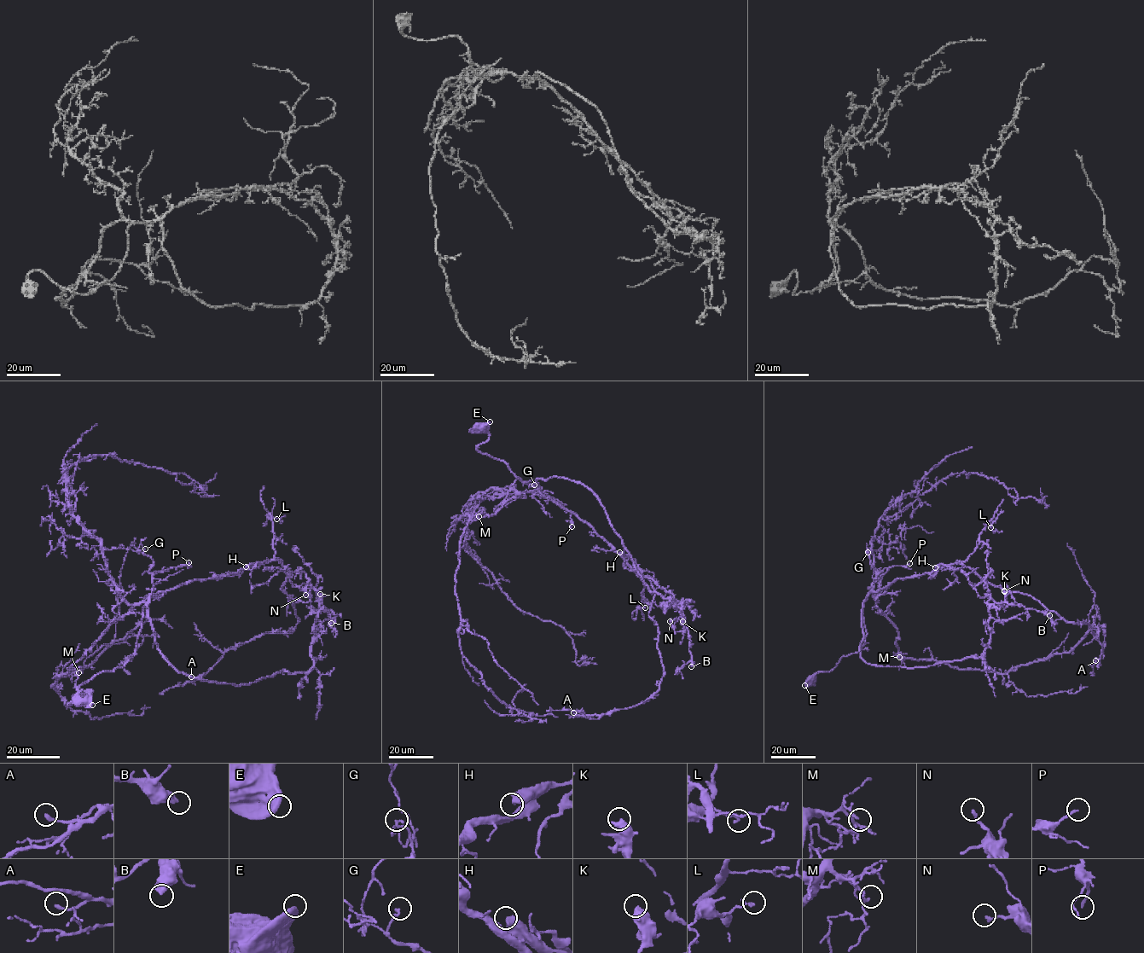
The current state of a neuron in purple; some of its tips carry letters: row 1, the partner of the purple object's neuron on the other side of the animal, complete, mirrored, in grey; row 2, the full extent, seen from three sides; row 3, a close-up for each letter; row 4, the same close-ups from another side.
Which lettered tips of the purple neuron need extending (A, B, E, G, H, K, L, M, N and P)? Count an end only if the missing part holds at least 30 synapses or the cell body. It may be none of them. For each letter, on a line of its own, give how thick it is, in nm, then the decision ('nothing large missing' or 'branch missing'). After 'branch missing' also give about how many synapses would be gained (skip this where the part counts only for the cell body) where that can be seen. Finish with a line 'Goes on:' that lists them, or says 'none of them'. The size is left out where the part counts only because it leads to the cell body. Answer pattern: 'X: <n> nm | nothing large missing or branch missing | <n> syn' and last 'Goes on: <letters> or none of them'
A: 220 nm | nothing large missing
B: 500 nm | nothing large missing
E: 700 nm | nothing large missing
G: 160 nm | nothing large missing
H: 550 nm | branch missing | 90 syn
K: 600 nm | nothing large missing
L: 170 nm | nothing large missing
M: 160 nm | nothing large missing
N: 180 nm | nothing large missing
P: 160 nm | nothing large missing
Goes on: H

